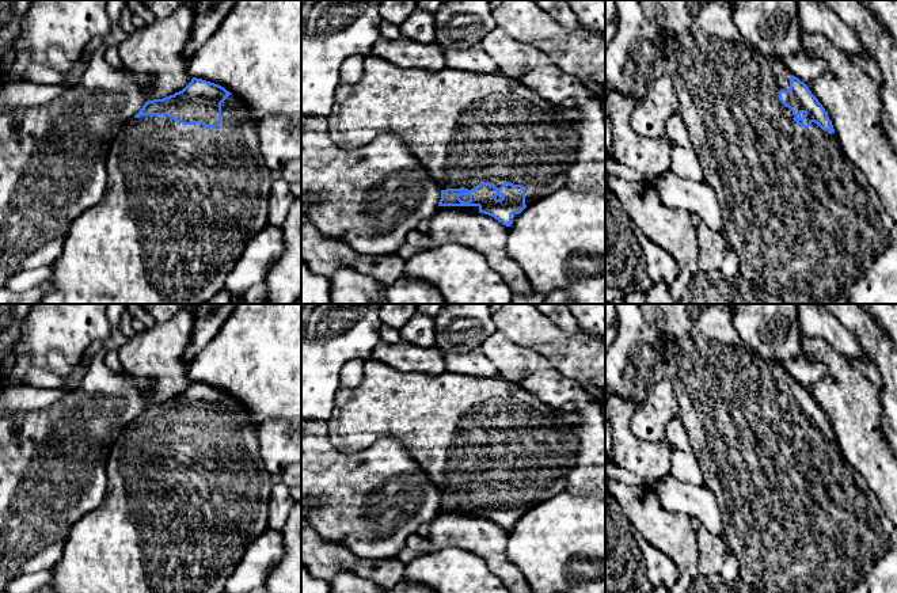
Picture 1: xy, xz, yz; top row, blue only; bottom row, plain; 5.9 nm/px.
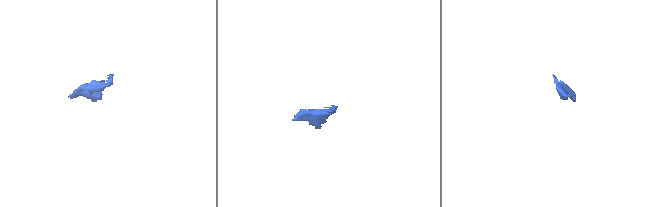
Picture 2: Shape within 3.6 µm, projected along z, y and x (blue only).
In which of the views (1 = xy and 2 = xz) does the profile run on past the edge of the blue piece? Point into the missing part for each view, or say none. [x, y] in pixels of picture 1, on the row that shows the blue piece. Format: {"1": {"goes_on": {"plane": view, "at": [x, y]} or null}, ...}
{"1": {"goes_on": {"plane": "xy", "at": [182, 201]}}, "2": {"goes_on": {"plane": "xz", "at": [464, 128]}}}

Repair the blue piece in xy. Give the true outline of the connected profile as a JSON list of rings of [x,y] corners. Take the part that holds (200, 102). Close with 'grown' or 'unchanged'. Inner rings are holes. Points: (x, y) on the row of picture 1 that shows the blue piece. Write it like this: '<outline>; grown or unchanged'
[[[193,77],[191,81],[182,91],[163,99],[145,102],[142,109],[122,126],[122,129],[114,138],[109,149],[106,171],[107,182],[104,195],[102,197],[99,204],[84,210],[77,218],[73,220],[64,243],[62,254],[52,265],[52,278],[49,280],[50,289],[41,299],[39,304],[205,304],[210,297],[224,289],[225,278],[243,254],[248,240],[255,236],[265,225],[269,224],[269,197],[277,174],[266,166],[266,161],[261,153],[258,123],[251,118],[247,104],[240,98],[232,95],[224,87],[202,79]]]; grown

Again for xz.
[[[381,56],[364,57],[364,73],[356,84],[339,84],[327,117],[328,133],[342,149],[358,149],[381,134],[396,134],[441,187],[441,206],[456,206],[489,214],[510,227],[533,202],[562,189],[566,174],[575,163],[578,134],[558,104],[550,103],[520,80],[505,75],[482,75],[445,68],[426,71],[398,66]]]; grown

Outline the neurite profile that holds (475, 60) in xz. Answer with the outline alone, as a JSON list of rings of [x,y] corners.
[[[479,46],[470,49],[442,47],[446,68],[482,75],[501,75],[498,65]]]

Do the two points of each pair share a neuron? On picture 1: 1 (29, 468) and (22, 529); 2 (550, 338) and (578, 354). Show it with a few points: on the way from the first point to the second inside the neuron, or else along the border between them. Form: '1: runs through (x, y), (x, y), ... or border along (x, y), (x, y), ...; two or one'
1: runs through (22, 483), (22, 514); one
2: runs through (557, 345), (563, 352), (571, 354); one

